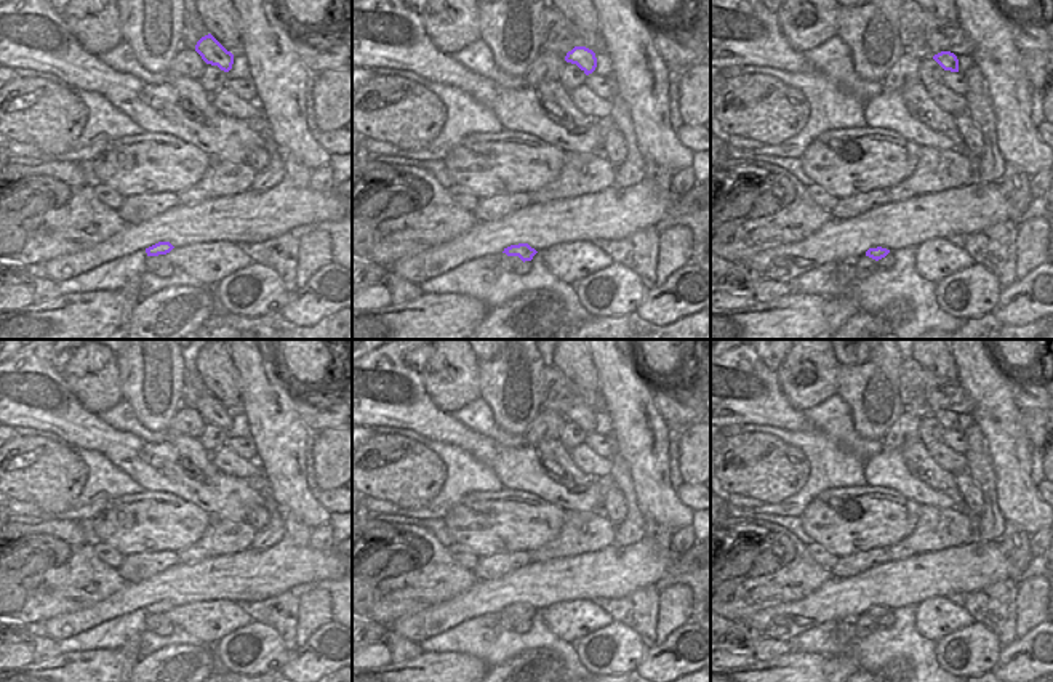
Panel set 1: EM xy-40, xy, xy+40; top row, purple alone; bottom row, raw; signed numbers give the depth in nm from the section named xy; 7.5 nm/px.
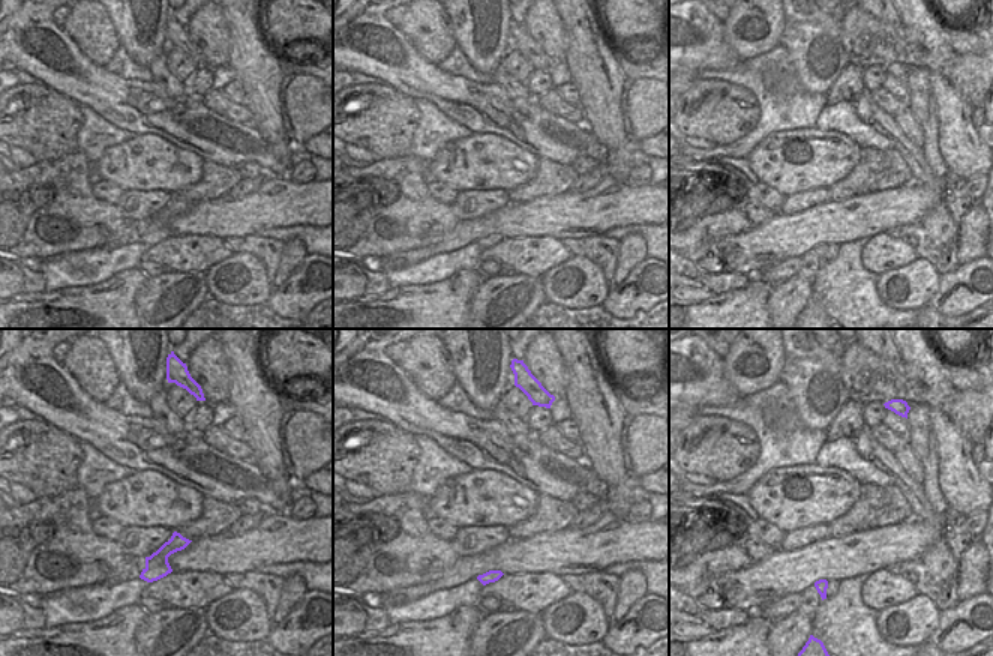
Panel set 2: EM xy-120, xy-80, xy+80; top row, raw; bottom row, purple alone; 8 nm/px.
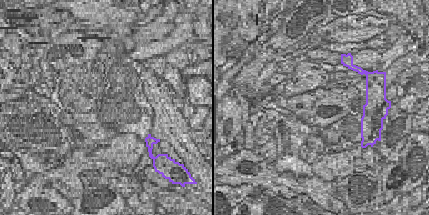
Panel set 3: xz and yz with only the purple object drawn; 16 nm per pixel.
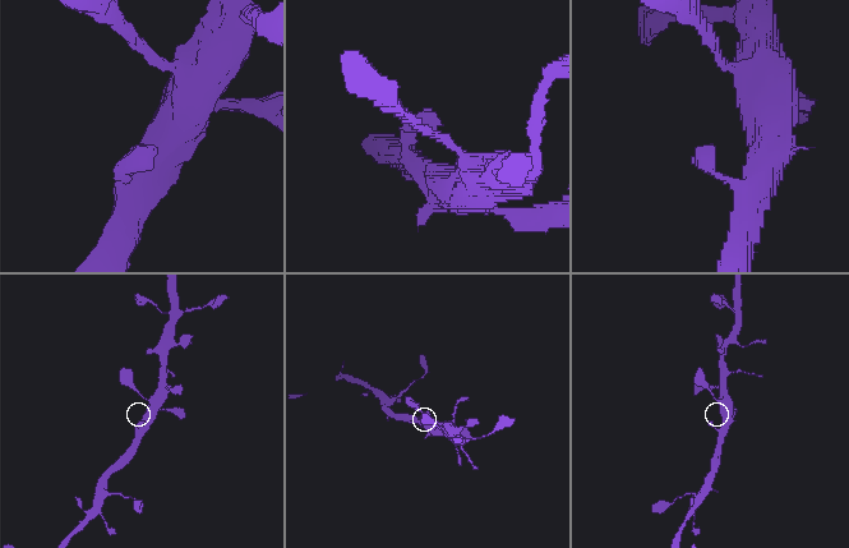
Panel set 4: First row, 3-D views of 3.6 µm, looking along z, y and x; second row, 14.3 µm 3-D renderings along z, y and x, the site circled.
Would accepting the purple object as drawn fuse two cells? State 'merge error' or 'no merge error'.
no merge error

